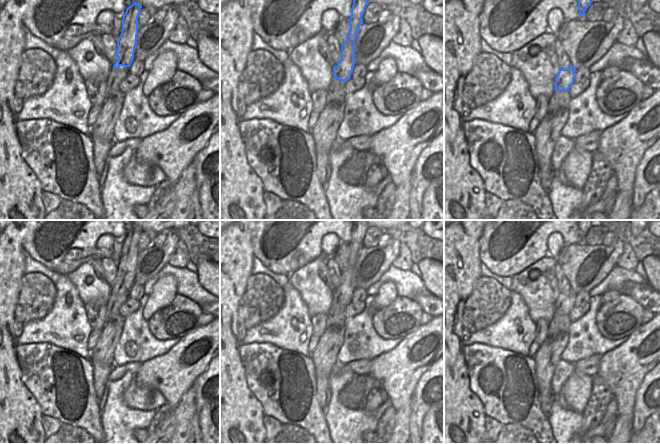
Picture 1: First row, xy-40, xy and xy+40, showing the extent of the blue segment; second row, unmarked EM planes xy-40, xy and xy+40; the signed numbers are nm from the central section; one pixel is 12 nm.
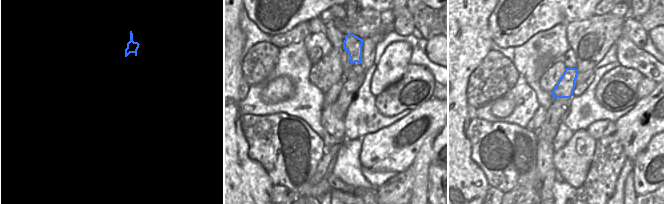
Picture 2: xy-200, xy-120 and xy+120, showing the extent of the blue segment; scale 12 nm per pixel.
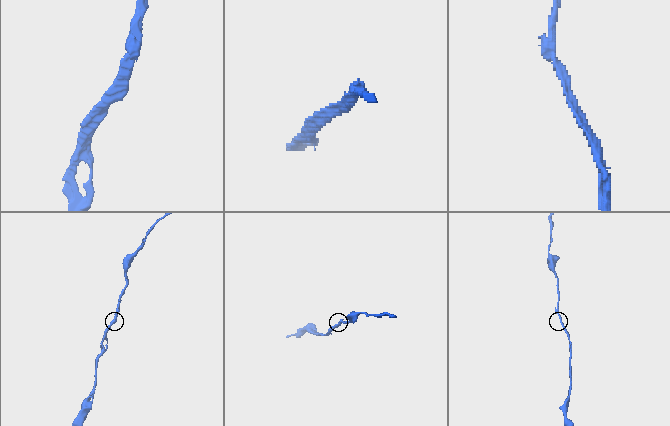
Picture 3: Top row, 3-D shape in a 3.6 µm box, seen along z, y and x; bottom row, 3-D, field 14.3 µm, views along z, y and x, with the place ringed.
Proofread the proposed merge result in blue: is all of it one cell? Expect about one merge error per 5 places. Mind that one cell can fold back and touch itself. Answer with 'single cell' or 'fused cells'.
single cell

